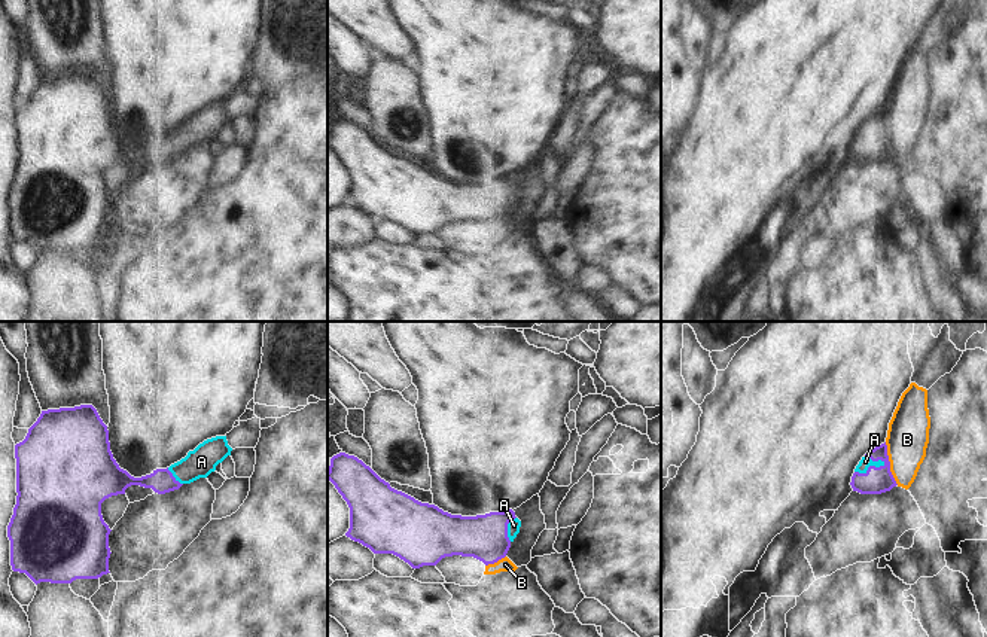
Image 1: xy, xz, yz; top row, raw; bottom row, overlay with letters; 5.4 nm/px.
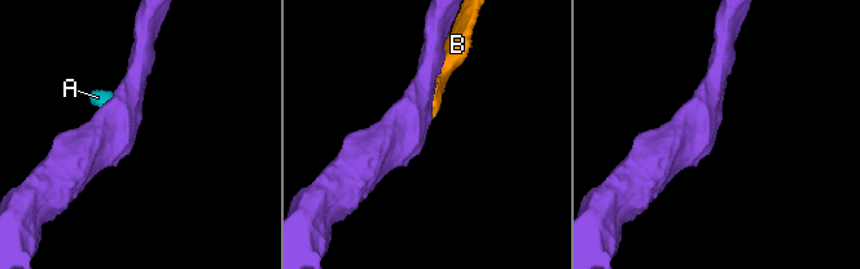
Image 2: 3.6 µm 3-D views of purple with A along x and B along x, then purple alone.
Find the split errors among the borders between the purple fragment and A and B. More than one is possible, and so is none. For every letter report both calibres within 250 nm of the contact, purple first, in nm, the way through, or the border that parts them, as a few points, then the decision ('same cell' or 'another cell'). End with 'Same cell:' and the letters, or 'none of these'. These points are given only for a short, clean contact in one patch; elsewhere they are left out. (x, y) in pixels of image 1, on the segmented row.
A: 140/60 nm | across yz (877, 479), (870, 466), (865, 462) | same cell
B: 140/220 nm | another cell
Same cell: A

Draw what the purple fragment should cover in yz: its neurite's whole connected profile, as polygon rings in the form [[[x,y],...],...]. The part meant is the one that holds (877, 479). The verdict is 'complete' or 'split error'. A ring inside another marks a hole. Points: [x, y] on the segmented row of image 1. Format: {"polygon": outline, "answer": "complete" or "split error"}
{"polygon": [[[886,442],[862,457],[855,469],[850,485],[853,491],[860,494],[881,494],[898,485],[890,472]]], "answer": "split error"}

